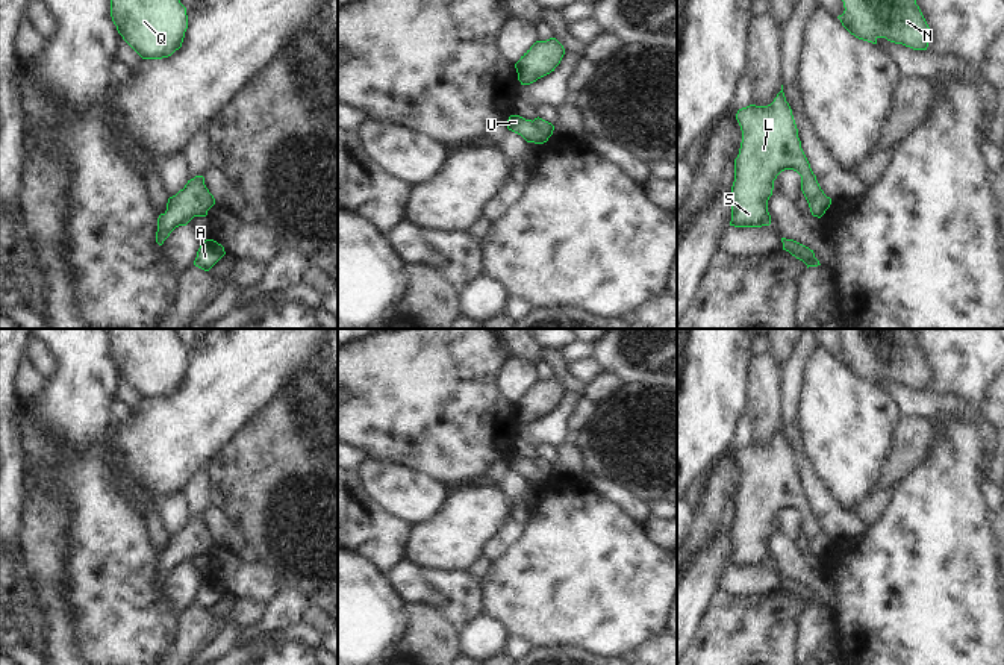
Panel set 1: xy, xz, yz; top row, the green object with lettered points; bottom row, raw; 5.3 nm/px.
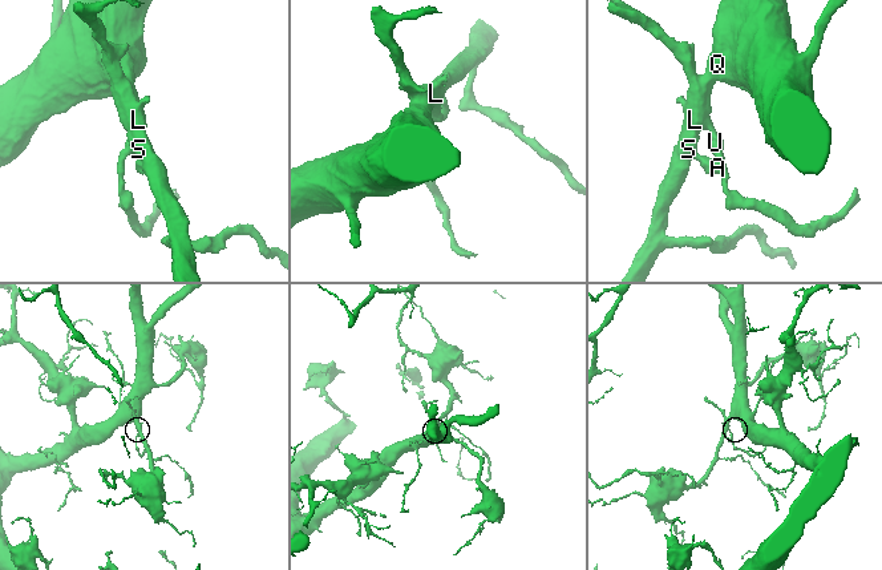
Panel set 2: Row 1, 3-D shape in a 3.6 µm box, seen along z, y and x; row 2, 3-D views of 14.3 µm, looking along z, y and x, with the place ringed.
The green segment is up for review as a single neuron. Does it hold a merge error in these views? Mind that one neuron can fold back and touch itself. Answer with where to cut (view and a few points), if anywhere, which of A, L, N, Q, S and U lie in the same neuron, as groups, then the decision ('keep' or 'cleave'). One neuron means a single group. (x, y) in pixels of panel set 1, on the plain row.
no cut; A L N Q S U; keep

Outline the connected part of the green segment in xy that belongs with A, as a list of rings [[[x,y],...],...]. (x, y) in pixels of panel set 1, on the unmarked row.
[[[206,579],[197,591],[194,604],[209,610],[223,595],[226,594],[224,586],[214,579]]]

